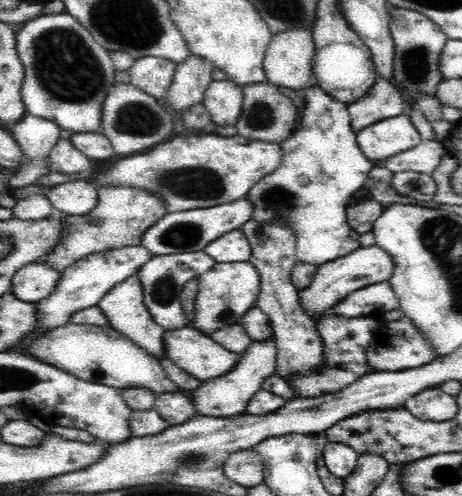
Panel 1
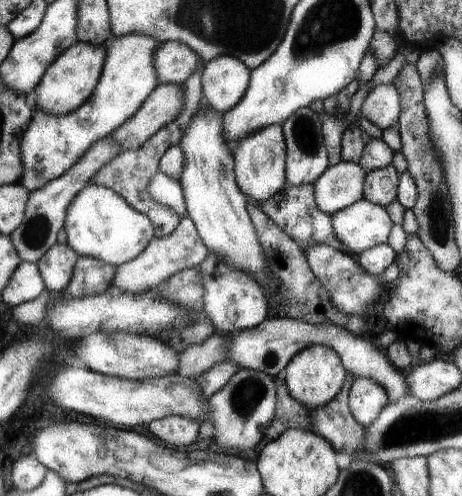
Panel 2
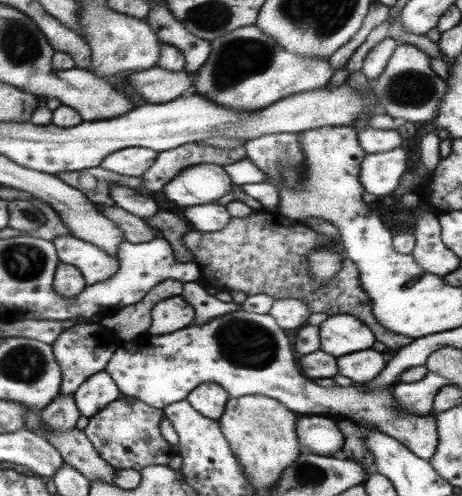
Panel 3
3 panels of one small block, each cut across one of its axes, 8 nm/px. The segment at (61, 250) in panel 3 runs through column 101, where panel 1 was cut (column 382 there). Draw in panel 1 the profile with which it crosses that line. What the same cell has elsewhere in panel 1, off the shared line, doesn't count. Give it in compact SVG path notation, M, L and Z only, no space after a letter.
M376 245L370 246L370 248L358 248L354 253L318 267L317 274L313 276L308 288L299 291L300 306L306 316L316 320L320 316L325 316L330 308L340 304L351 292L376 284L378 281L387 280L392 274L392 268L394 268L392 260L382 251L382 248L378 248Z

